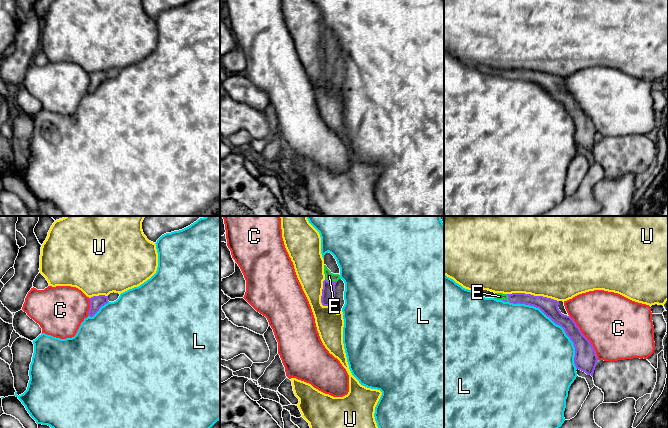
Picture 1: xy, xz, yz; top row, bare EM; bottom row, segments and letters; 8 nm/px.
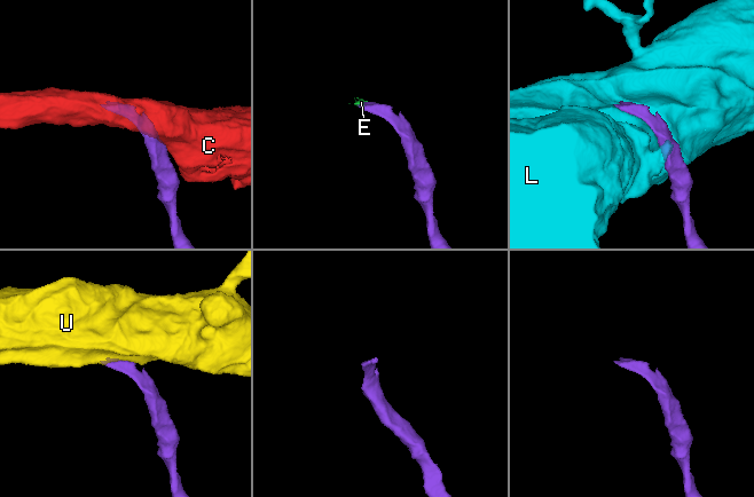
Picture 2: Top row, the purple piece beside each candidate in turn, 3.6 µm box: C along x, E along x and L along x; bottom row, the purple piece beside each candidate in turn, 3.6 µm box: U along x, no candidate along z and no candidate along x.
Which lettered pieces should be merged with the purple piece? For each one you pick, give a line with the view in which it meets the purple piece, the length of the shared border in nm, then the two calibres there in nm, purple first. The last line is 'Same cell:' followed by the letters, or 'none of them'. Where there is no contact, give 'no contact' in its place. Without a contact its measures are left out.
E: meets purple in yz; contact 70 nm long; 100 nm thick on the purple side, 60 nm on the other
Same cell: E

